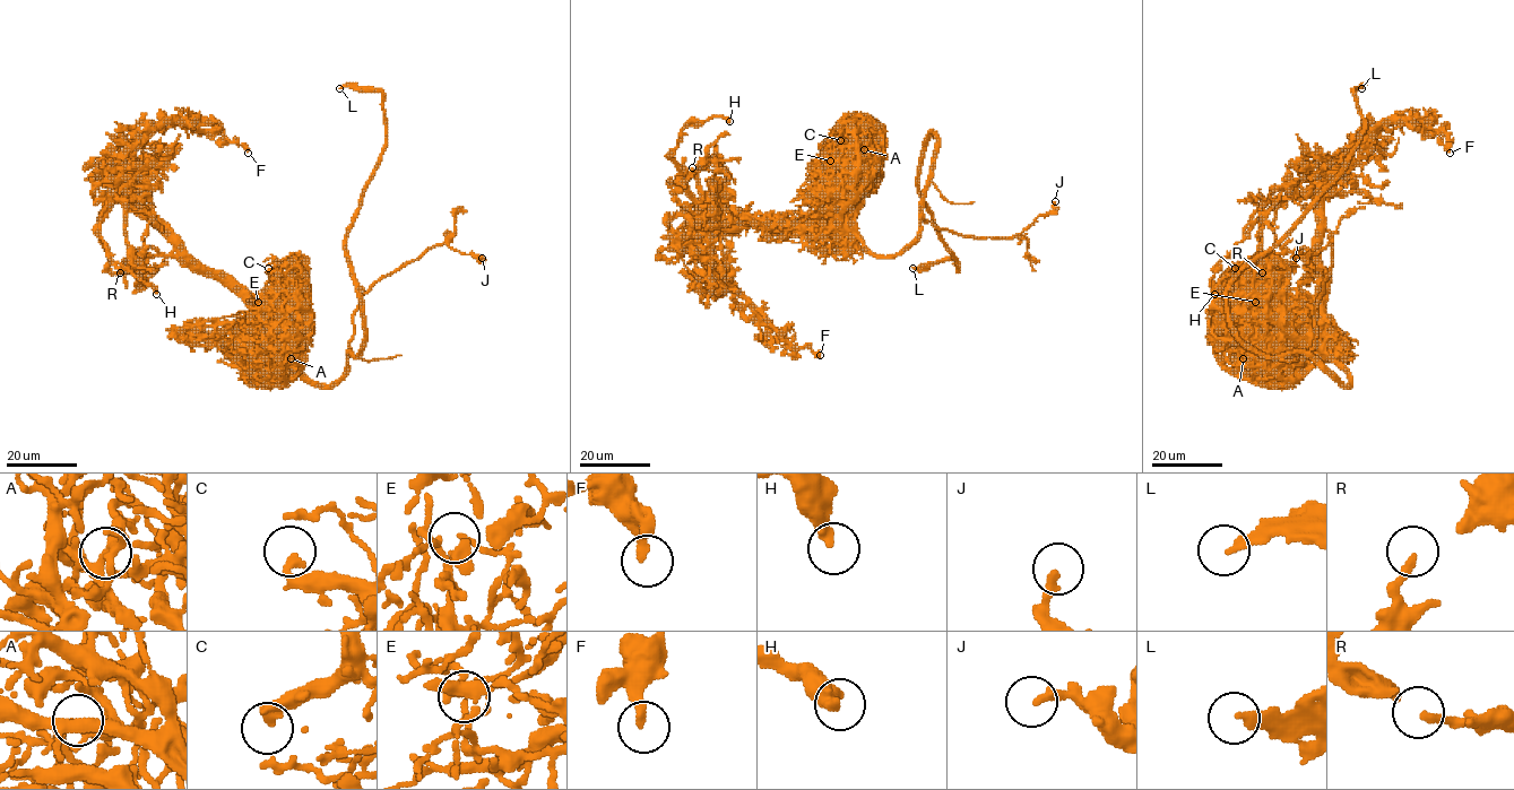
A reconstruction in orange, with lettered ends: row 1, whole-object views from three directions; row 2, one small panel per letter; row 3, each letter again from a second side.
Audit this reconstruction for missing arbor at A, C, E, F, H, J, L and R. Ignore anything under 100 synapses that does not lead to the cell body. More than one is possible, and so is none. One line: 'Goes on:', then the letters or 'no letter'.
Goes on: L

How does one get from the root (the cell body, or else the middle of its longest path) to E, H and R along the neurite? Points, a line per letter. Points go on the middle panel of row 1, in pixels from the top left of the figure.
E: (889, 255), (875, 255), (859, 239), (851, 215), (841, 207), (835, 188), (830, 161)
H: (889, 255), (875, 255), (849, 224), (707, 219), (698, 181), (673, 150), (686, 127), (729, 121)
R: (889, 255), (875, 255), (849, 224), (700, 223), (693, 218), (700, 207), (671, 180), (682, 183), (692, 167)

